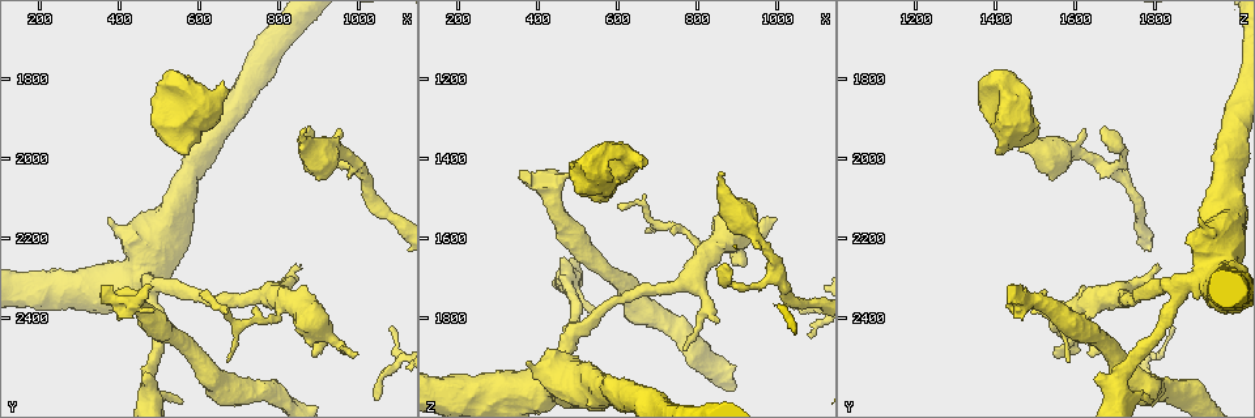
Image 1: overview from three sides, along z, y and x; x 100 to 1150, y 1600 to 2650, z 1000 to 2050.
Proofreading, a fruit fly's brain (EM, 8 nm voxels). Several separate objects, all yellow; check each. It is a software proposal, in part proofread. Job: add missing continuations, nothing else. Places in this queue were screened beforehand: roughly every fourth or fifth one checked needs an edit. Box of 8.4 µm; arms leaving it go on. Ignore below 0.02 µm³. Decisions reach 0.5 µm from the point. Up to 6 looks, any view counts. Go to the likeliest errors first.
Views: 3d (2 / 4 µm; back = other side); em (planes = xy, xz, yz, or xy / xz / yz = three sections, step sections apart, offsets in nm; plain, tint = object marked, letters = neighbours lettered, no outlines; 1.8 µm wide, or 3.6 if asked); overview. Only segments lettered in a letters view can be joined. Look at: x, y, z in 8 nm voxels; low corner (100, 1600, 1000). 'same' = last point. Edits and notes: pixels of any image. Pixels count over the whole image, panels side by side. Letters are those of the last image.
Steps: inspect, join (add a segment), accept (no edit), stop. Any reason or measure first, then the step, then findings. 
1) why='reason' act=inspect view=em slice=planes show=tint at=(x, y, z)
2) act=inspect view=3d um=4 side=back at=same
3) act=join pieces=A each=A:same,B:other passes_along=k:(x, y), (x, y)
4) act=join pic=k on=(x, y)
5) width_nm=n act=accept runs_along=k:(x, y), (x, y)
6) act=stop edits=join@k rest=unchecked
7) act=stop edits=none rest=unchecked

why='an open end' act=inspect view=3d um=2 at=(360, 2320, 1440)

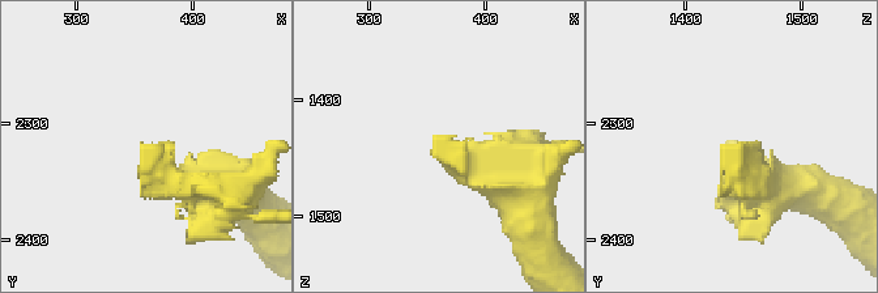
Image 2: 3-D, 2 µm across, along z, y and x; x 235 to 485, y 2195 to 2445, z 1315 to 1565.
why='need the tissue' act=inspect view=em slice=xy step=8 show=letters at=(356, 2316, 1436)

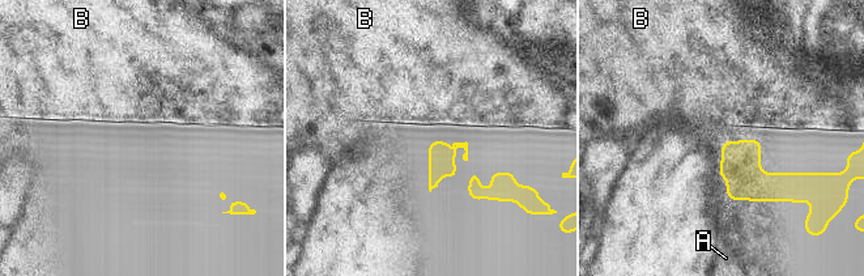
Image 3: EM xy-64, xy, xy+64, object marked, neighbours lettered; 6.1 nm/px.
act=join pieces=B each=A:other,B:same passes_along=3:(740, 160), (747, 140), (736, 101) found='the neuron continues'

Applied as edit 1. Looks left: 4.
why='see it whole again' act=inspect view=overview

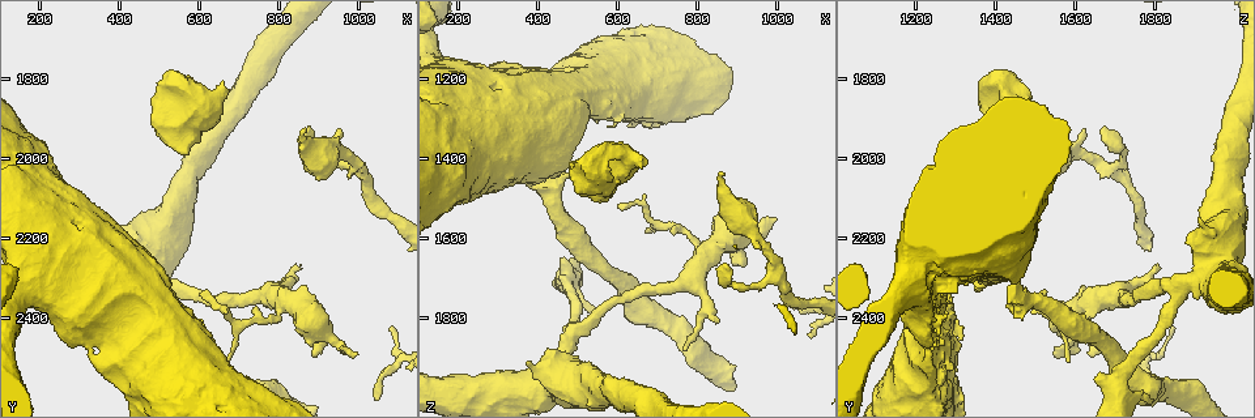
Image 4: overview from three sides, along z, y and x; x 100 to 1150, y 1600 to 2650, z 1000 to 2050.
why='free end' act=inspect view=em slice=xz step=16 show=letters at=(660, 1815, 1420)

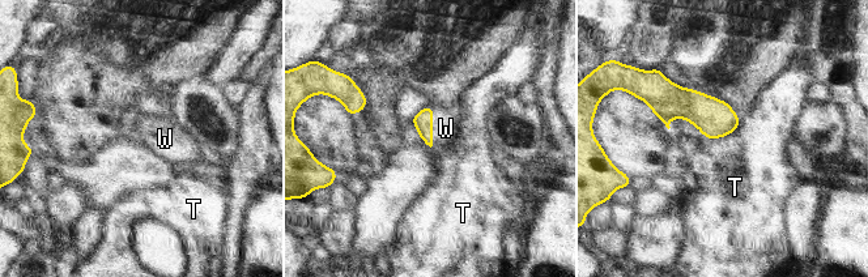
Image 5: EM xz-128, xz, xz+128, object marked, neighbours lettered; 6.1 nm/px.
act=join pieces=W each=T:other,W:same passes_along=5:(422, 120), (432, 127), (446, 128) found='the neuron continues'

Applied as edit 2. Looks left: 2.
why='an open end' act=inspect view=3d um=2 at=(870, 1925, 1430)

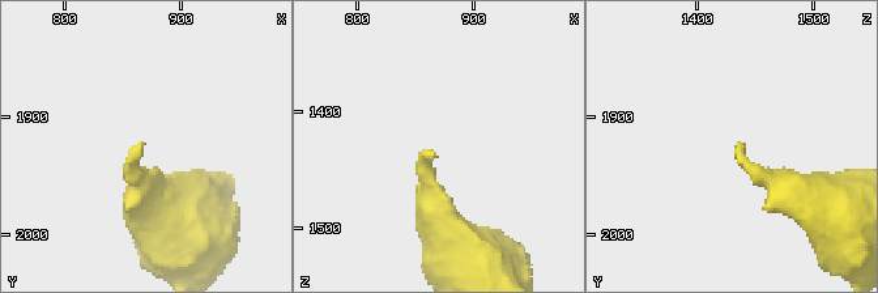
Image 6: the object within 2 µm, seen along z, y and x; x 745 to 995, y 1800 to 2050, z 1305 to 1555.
act=inspect view=em slice=xy step=4 show=letters at=(864, 1922, 1436)

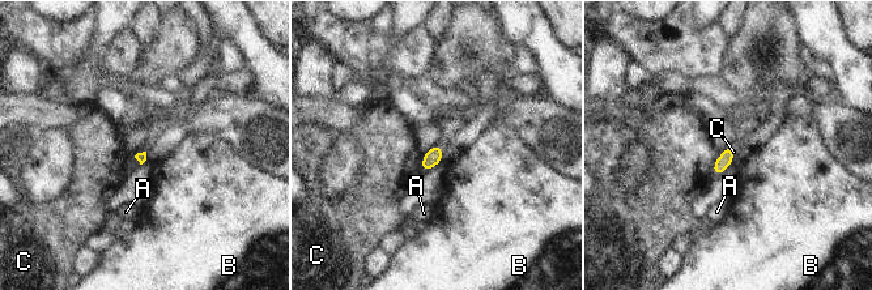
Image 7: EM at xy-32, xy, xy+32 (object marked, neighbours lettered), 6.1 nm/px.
longest_contact=C:70nm act=accept each=A:other,B:other,C:other border=7:(718, 158), (711, 166) found='none of them fits'

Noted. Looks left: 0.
act=stop edits=join@3,join@5 rest=unchecked

